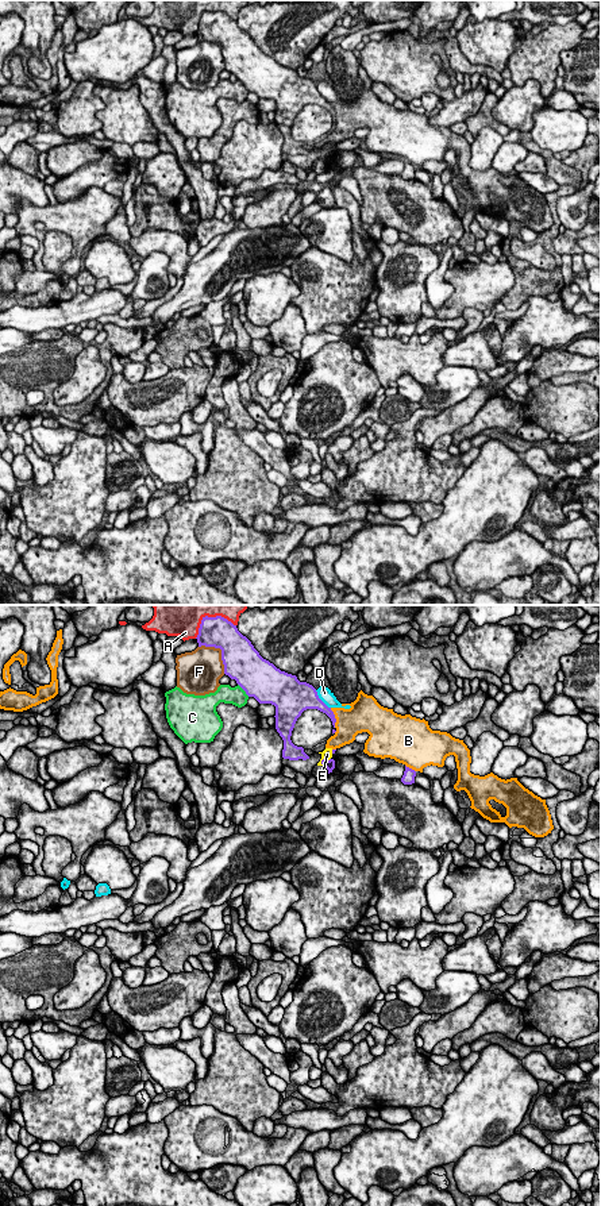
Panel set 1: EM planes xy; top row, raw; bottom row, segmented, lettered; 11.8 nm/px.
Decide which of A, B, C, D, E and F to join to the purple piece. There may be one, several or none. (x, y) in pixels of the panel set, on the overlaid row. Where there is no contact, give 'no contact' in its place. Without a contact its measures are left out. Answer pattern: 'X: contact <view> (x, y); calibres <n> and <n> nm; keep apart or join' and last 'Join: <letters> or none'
A: contact xy (210, 617); calibres 360 and 360 nm; keep apart
B: contact xy (334, 717); calibres 130 and 320 nm; keep apart
C: contact xy (243, 689); calibres 460 and 220 nm; keep apart
D: contact xy (320, 700); calibres 360 and 160 nm; keep apart
E: contact xy (324, 759); calibres 130 and 130 nm; join
F: contact xy (222, 651); calibres 440 and 400 nm; keep apart
Join: E

